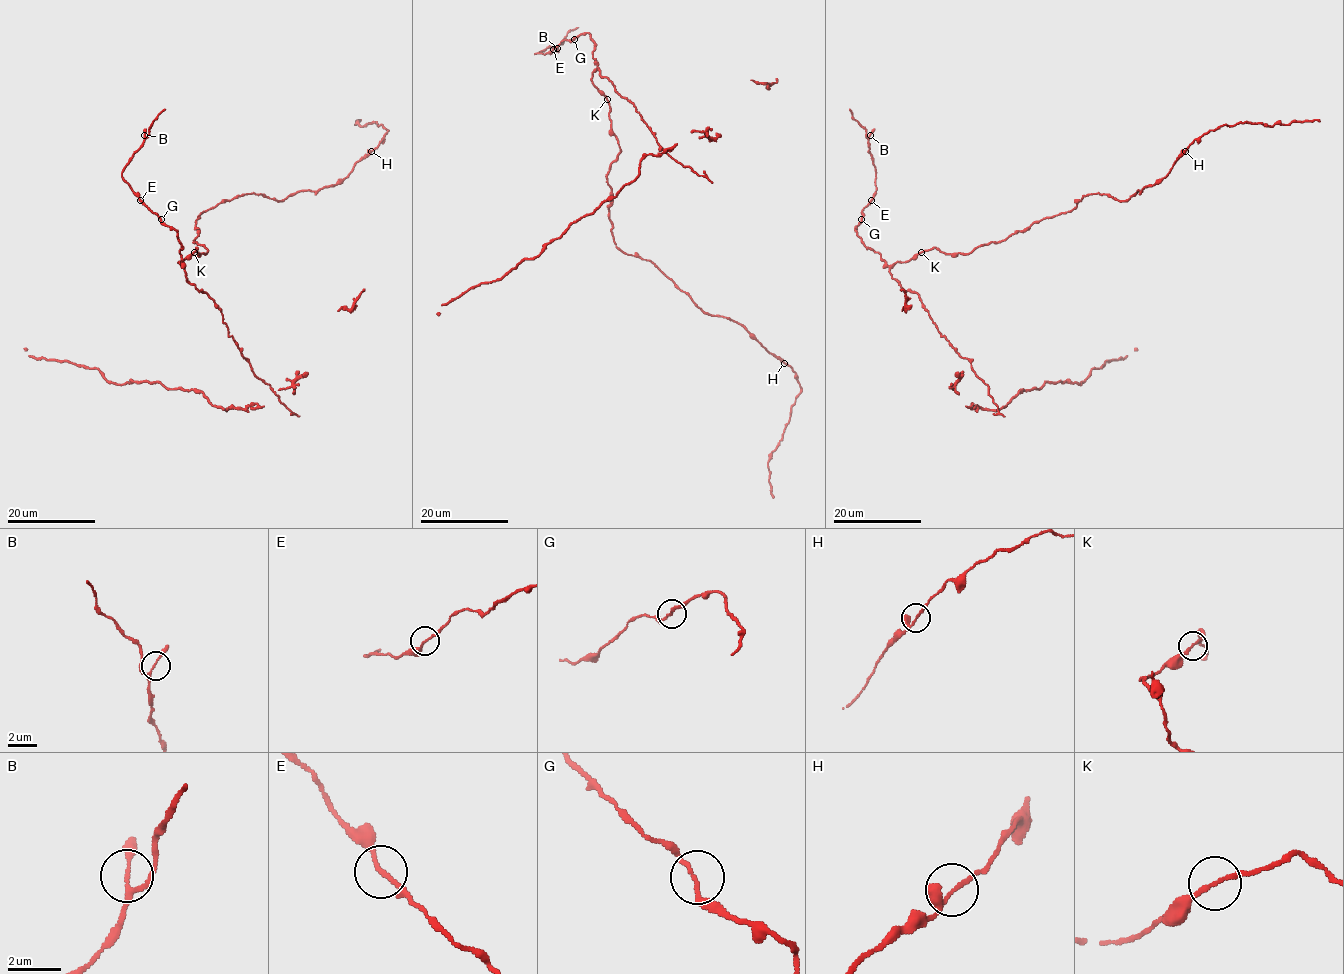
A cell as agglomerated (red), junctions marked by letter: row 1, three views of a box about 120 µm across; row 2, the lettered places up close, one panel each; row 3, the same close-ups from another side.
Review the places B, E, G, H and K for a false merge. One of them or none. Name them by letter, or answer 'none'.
none

